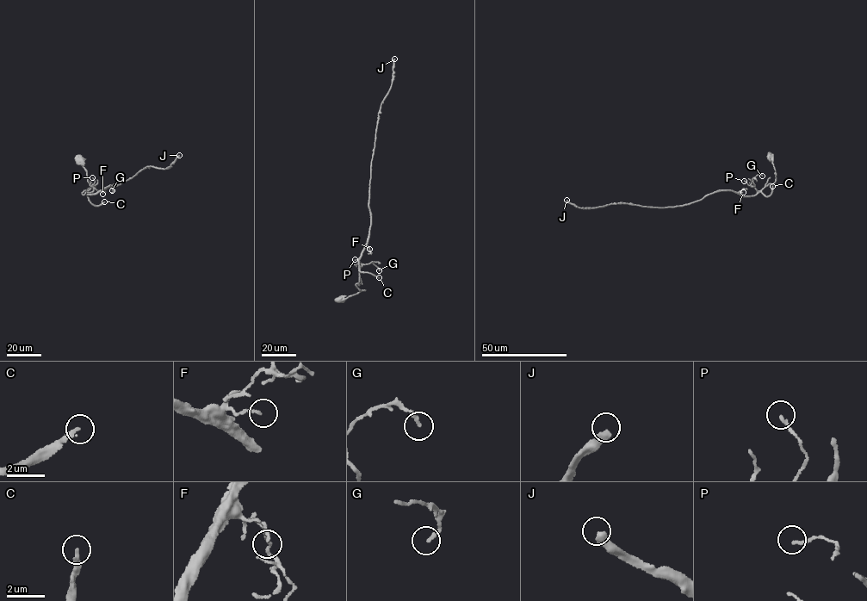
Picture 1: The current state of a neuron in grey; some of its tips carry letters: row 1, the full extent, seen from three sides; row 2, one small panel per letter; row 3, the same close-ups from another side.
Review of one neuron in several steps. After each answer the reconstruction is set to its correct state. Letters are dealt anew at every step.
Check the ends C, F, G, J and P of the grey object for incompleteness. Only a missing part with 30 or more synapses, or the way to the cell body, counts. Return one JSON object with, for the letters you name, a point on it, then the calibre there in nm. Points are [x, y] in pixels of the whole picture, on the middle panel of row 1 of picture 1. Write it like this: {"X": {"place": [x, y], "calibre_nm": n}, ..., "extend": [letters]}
{"C": {"place": [379, 277], "calibre_nm": 240}, "J": {"place": [394, 58], "calibre_nm": 400}, "extend": ["C", "J"]}

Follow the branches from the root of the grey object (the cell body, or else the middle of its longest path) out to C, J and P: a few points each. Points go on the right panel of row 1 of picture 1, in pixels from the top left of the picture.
C: (771, 157), (776, 179), (771, 188), (770, 183), (761, 190), (762, 194), (770, 195), (772, 186)
J: (771, 157), (771, 188), (769, 183), (753, 195), (721, 189), (664, 207), (616, 202), (583, 208), (566, 200)
P: (771, 157), (776, 175), (771, 188), (771, 184), (769, 183), (757, 190), (744, 181)

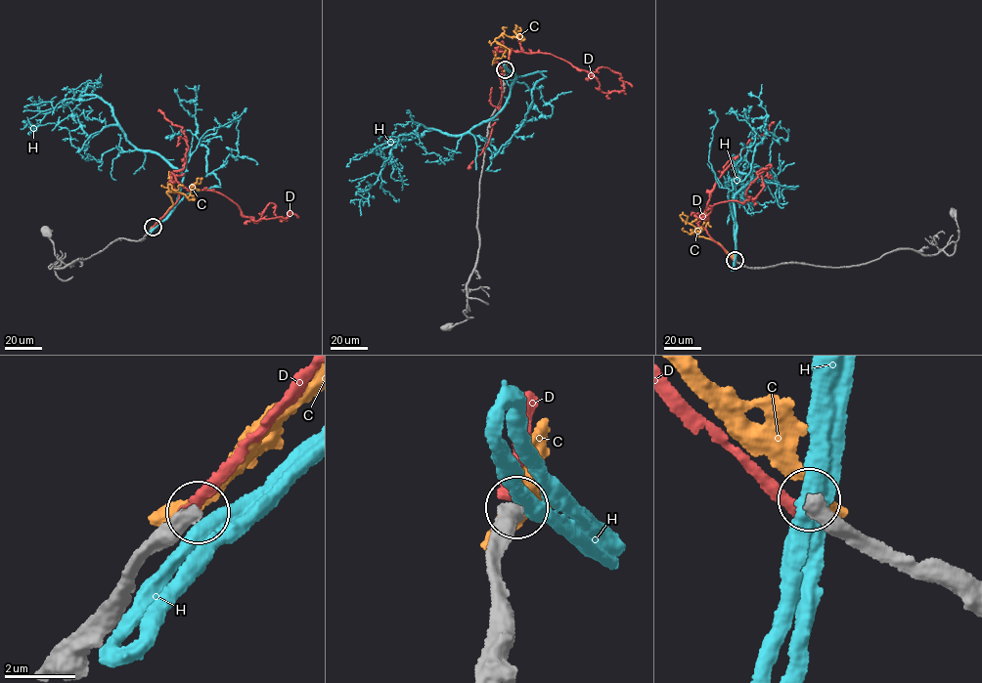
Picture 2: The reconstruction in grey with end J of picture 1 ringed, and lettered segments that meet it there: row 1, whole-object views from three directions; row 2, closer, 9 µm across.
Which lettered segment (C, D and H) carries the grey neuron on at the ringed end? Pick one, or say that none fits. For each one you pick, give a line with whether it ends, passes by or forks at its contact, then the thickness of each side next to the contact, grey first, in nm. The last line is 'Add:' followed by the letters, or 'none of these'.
Add: none of these

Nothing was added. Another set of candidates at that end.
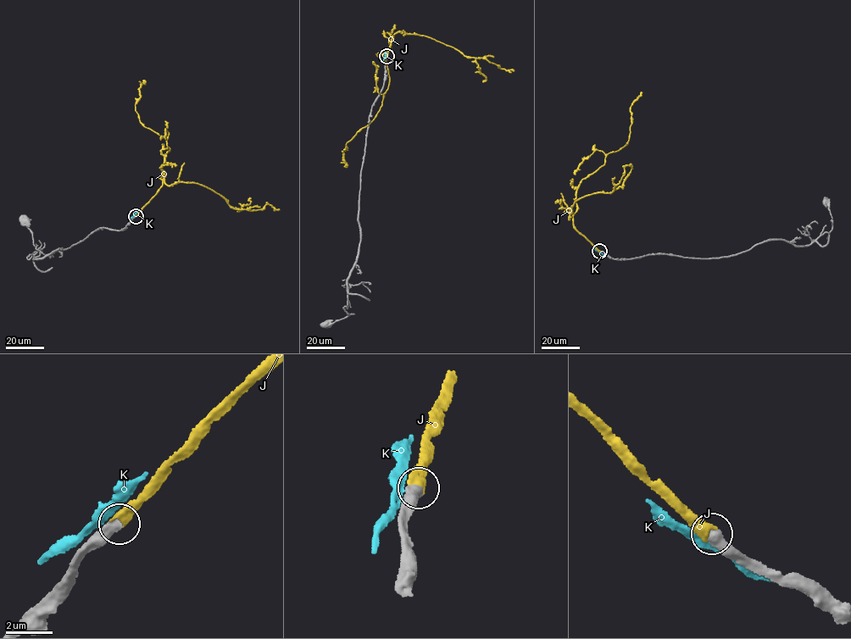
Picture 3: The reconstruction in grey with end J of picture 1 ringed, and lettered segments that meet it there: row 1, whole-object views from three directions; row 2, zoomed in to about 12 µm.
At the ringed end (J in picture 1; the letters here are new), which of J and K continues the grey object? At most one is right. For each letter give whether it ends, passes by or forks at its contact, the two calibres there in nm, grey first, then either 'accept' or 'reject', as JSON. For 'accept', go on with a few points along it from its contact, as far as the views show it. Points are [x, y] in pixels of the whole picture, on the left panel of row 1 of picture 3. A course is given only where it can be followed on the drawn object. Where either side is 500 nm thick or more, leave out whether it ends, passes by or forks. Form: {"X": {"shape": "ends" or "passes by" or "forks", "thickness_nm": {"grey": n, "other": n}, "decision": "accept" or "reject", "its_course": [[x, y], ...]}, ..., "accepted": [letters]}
{"J": {"shape": "ends", "thickness_nm": {"grey": 460, "other": 440}, "decision": "accept", "its_course": [[135, 215], [163, 184], [162, 167], [169, 149], [167, 137], [146, 127], [136, 111], [139, 88], [145, 80]]}, "K": {"thickness_nm": {"grey": 550, "other": 280}, "decision": "reject"}, "accepted": ["J"]}

